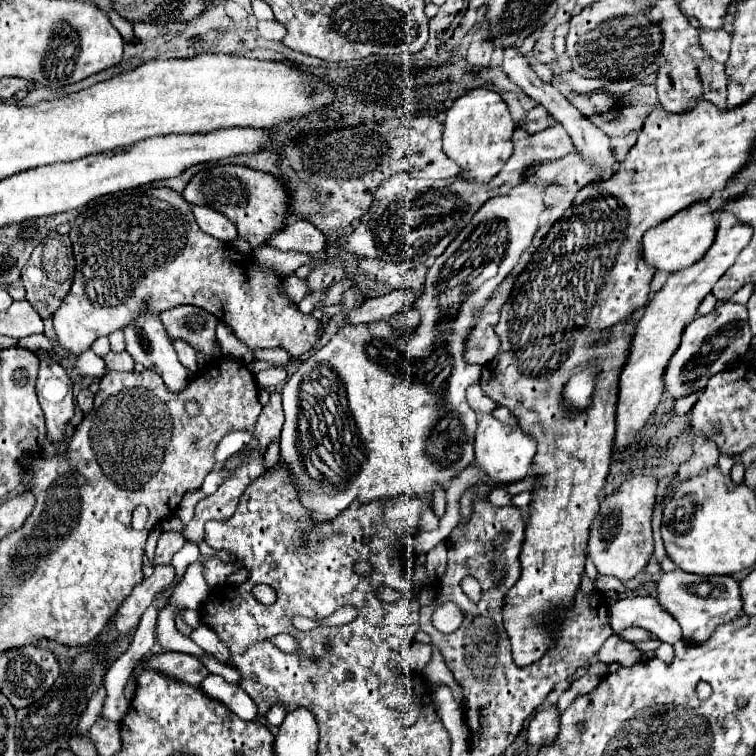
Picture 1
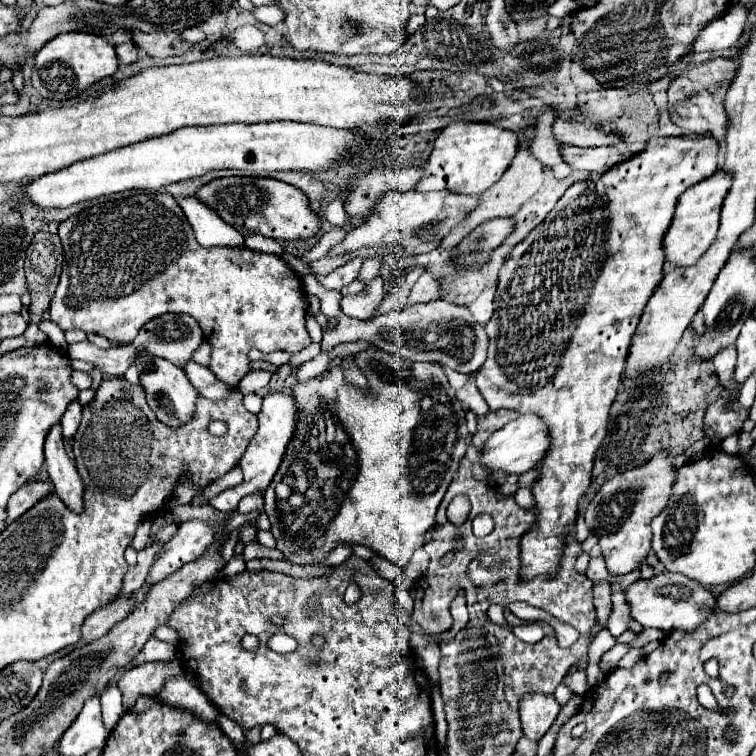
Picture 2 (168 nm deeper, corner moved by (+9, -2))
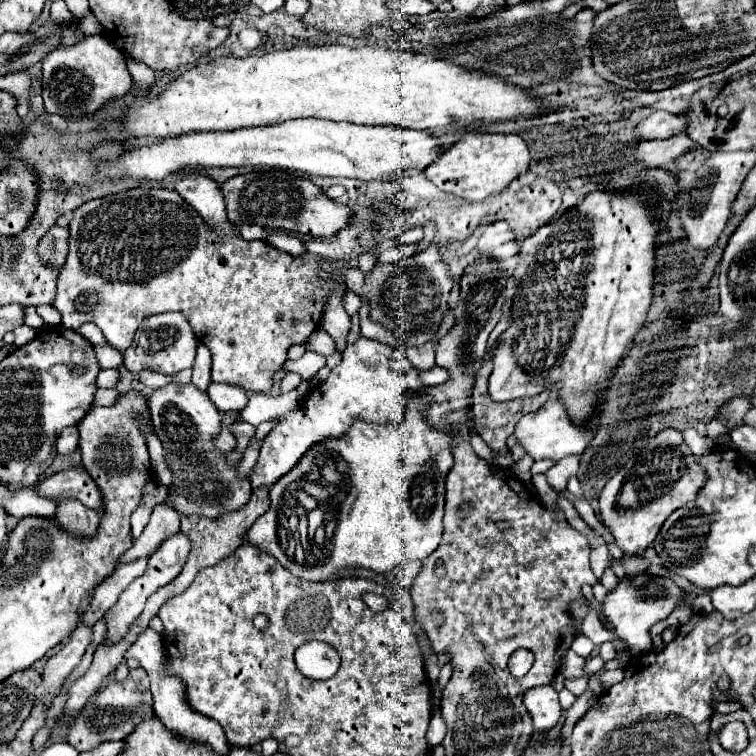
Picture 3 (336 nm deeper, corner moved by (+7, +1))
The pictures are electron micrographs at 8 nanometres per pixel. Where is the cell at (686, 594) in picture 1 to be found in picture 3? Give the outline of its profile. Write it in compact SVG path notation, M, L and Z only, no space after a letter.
M636 575L620 579L618 587L612 589L602 605L606 619L616 629L618 637L630 647L634 655L648 653L652 647L652 639L648 635L650 627L658 621L664 621L680 603L686 603L686 593L670 579L670 577L656 577L656 575Z

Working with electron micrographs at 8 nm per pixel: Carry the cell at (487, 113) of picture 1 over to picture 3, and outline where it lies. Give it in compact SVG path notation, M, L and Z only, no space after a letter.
M468 131L462 135L460 141L448 147L438 157L438 161L428 165L424 169L424 175L442 191L454 193L468 201L482 201L484 197L508 187L512 179L528 171L528 165L530 165L528 145L520 135Z

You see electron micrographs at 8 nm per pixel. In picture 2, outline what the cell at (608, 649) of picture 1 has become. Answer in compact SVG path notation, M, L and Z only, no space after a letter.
M630 648L630 652L620 660L618 666L620 666L620 668L632 668L642 656L644 656L644 652L642 652L640 648Z

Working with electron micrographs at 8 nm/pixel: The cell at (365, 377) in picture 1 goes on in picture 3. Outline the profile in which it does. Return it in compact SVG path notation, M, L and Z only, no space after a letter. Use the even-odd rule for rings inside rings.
M418 391L408 401L404 423L378 425L356 419L344 435L310 447L296 467L274 483L270 491L270 509L246 531L244 543L256 545L264 553L272 555L292 575L306 581L332 579L344 567L366 567L378 573L392 573L396 565L426 559L426 555L440 545L446 475L454 463L452 449L456 443L456 435L450 429L434 431L428 425L424 415L430 407L432 395ZM324 471L334 471L338 475L338 483L324 483L320 477L310 477ZM310 511L320 511L322 521L308 521Z

